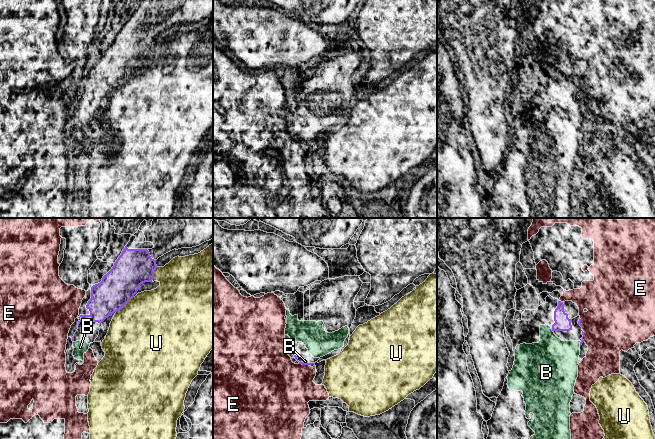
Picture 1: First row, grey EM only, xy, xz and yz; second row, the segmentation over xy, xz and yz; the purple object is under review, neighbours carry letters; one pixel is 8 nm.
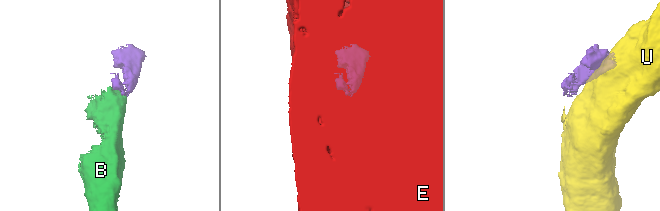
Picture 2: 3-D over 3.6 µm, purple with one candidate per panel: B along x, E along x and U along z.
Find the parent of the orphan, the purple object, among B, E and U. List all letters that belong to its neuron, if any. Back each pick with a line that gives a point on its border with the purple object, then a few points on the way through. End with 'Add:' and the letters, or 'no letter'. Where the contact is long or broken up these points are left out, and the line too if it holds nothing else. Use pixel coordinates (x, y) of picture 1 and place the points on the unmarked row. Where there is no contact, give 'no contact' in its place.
B: contact xz (306, 139)
Add: B

